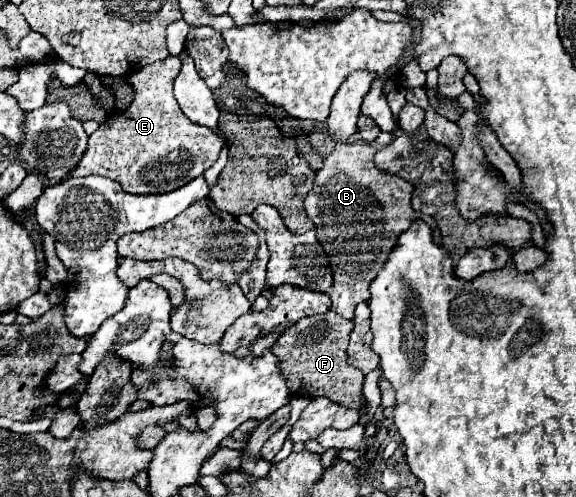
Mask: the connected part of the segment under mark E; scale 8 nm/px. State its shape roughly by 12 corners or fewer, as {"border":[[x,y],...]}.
{"border":[[180,59],[132,73],[132,105],[72,175],[132,195],[204,175],[222,143],[172,93]]}

